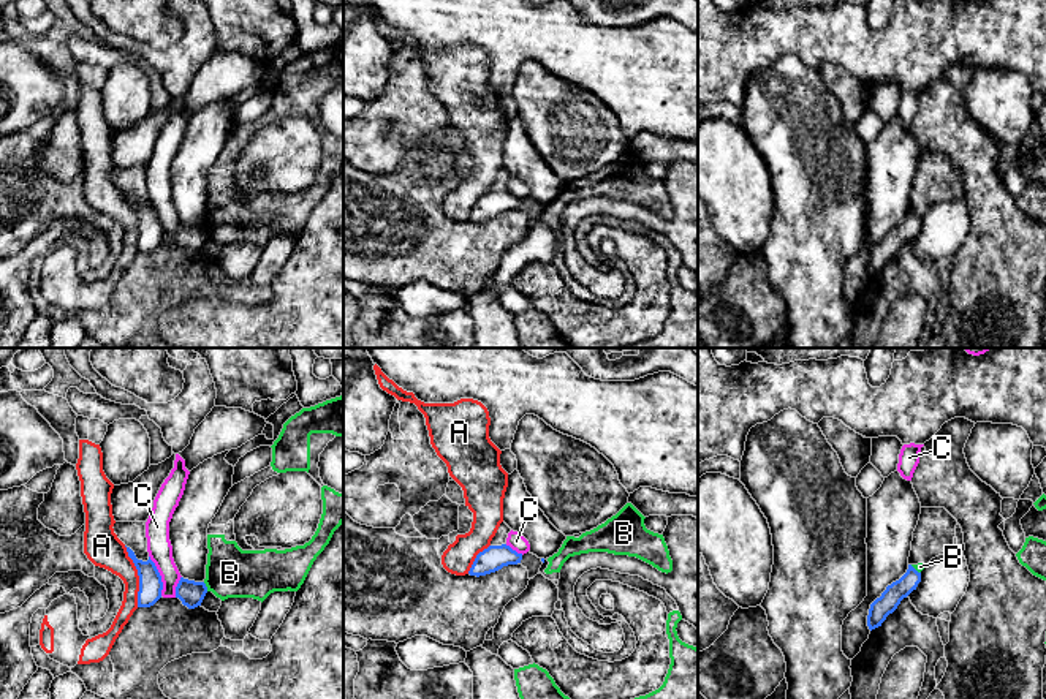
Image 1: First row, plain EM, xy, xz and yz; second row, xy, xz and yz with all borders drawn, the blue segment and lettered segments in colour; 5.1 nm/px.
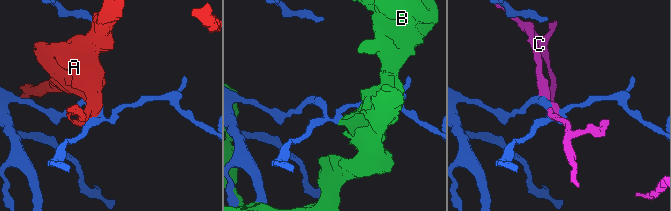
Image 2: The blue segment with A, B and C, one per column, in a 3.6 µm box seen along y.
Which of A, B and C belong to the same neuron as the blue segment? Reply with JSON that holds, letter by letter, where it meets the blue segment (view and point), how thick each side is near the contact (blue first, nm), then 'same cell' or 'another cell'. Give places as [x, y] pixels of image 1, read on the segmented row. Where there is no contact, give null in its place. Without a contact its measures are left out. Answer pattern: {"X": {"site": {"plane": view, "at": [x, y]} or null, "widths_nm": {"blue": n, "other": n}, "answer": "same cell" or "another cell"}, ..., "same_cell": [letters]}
{"A": {"site": {"plane": "xy", "at": [138, 574]}, "widths_nm": {"blue": 120, "other": 190}, "answer": "another cell"}, "B": {"site": {"plane": "xy", "at": [206, 587]}, "widths_nm": {"blue": 130, "other": 260}, "answer": "another cell"}, "C": {"site": {"plane": "xy", "at": [160, 576]}, "widths_nm": {"blue": 120, "other": 130}, "answer": "another cell"}, "same_cell": []}

